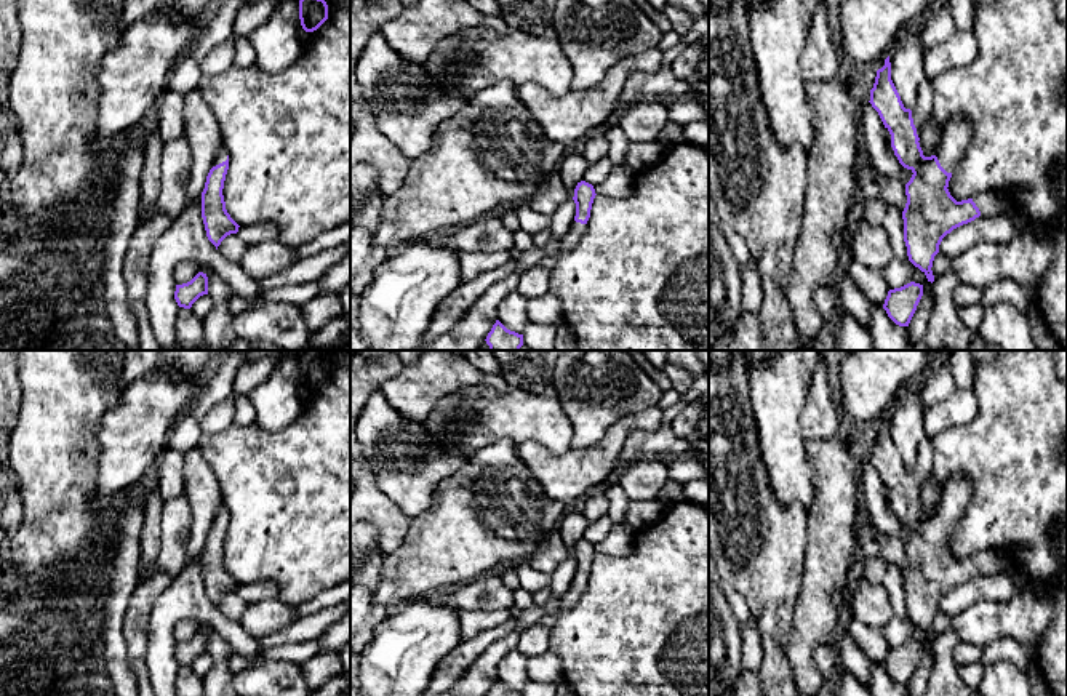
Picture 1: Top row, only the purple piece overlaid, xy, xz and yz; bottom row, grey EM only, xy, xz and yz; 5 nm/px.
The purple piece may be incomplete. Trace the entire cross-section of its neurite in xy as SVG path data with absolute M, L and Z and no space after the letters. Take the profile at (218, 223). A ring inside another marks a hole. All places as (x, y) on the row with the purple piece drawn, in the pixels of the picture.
M224 144L218 149L213 168L210 170L202 192L202 218L208 240L216 246L230 235L238 232L238 224L226 210L222 195L226 174L229 170L229 152Z

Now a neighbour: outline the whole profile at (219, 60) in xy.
M256 0L242 6L234 21L232 37L211 50L200 64L202 74L214 77L234 67L235 37L248 37L258 26L266 22L278 6L277 0Z

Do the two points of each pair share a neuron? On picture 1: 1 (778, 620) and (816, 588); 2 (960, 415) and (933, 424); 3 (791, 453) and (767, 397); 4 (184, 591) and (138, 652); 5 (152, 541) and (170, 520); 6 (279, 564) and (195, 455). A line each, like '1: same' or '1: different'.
1: different
2: same
3: same
4: different
5: different
6: different

